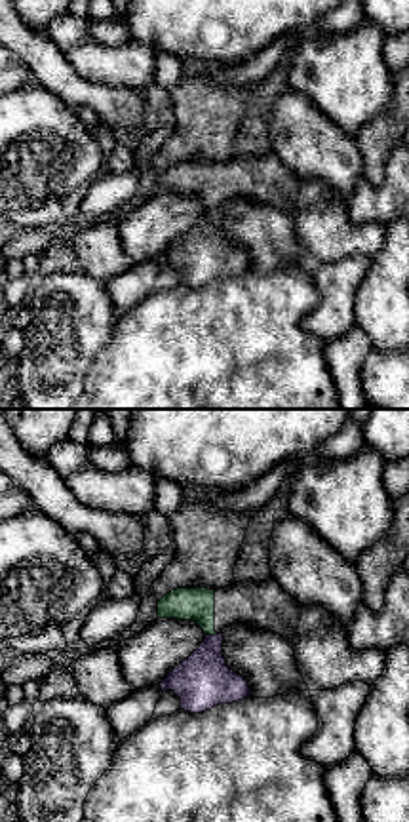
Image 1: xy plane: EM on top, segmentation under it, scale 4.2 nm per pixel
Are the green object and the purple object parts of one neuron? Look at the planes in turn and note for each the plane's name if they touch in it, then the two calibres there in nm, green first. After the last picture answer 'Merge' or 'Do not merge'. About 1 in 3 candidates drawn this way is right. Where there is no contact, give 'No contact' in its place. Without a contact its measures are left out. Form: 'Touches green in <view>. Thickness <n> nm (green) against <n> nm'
Touches green in xy. Thickness 140 nm (green) against 240 nm

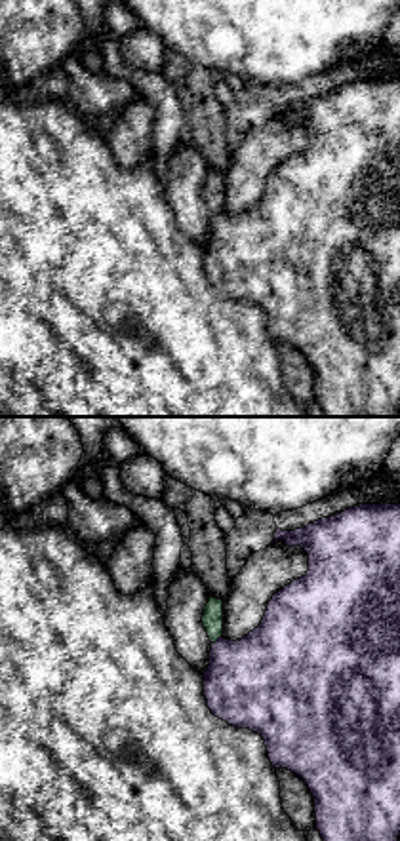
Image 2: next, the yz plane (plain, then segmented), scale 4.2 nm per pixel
Touches green in yz. Thickness 90 nm (green) against 400 nm

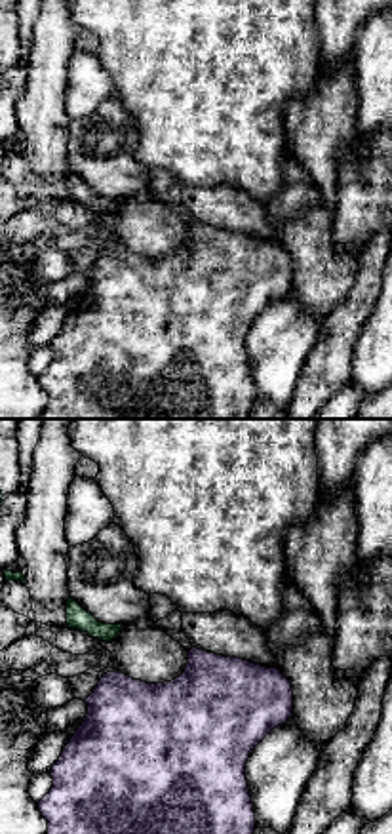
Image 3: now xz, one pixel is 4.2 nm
No contact

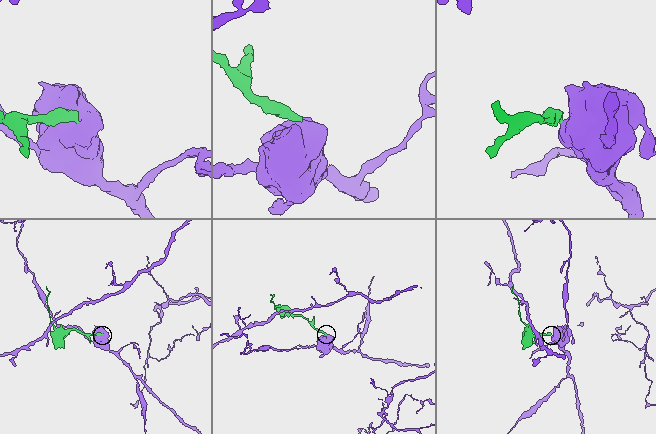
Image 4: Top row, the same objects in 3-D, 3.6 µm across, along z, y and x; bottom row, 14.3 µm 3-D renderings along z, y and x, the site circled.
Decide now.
Do not merge

